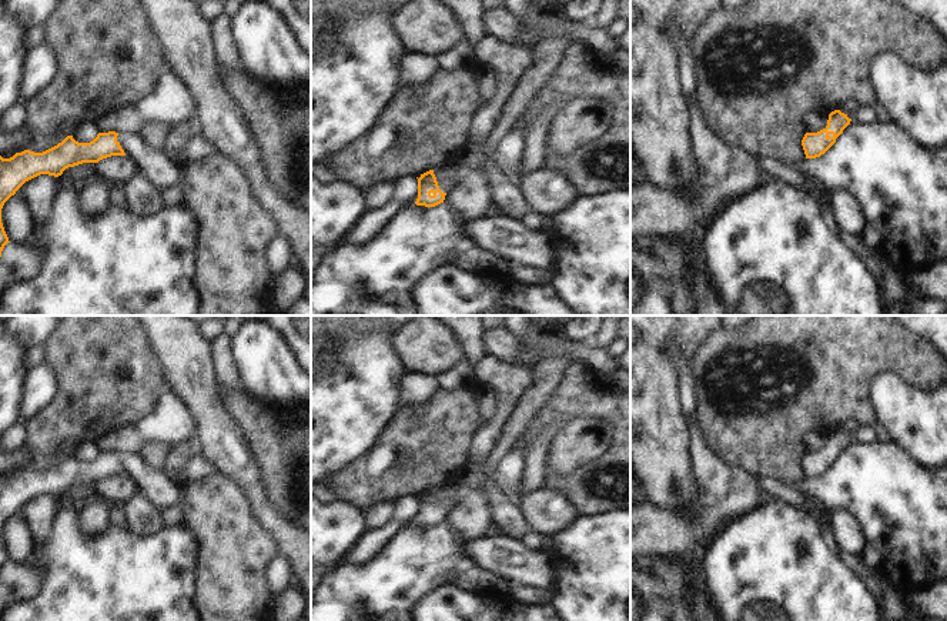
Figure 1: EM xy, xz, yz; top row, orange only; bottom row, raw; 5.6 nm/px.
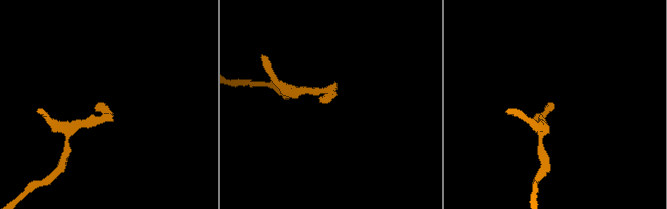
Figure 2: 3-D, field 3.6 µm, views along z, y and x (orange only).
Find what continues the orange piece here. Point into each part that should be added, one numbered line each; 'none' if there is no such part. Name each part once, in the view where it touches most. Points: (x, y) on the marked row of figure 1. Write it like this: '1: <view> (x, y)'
1: xy (153, 164)

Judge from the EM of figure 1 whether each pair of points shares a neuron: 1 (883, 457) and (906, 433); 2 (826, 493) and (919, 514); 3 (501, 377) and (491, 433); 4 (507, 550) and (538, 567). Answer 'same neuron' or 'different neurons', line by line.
1: different neurons
2: same neuron
3: same neuron
4: same neuron

